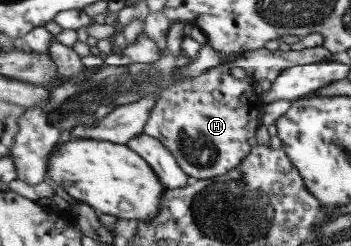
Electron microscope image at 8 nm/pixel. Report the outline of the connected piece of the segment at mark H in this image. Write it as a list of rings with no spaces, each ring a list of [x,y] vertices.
[[[216,66],[200,76],[187,78],[184,82],[165,90],[156,100],[157,103],[150,111],[144,133],[161,140],[173,156],[176,156],[181,168],[192,180],[223,176],[241,166],[253,151],[253,147],[257,146],[257,128],[261,125],[261,116],[266,103],[261,95],[255,94],[254,82],[249,76],[242,80],[235,78],[231,74],[230,66]]]

